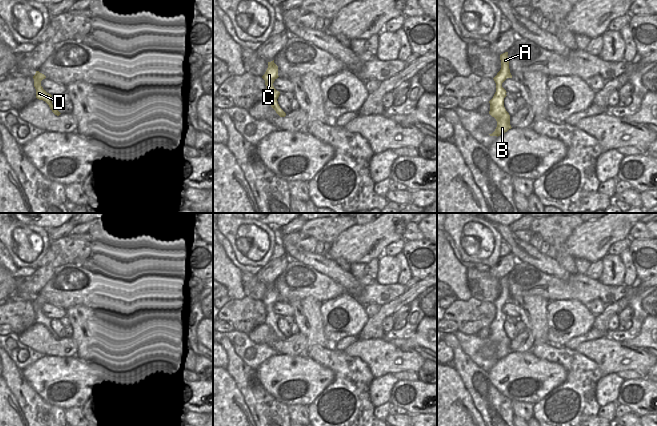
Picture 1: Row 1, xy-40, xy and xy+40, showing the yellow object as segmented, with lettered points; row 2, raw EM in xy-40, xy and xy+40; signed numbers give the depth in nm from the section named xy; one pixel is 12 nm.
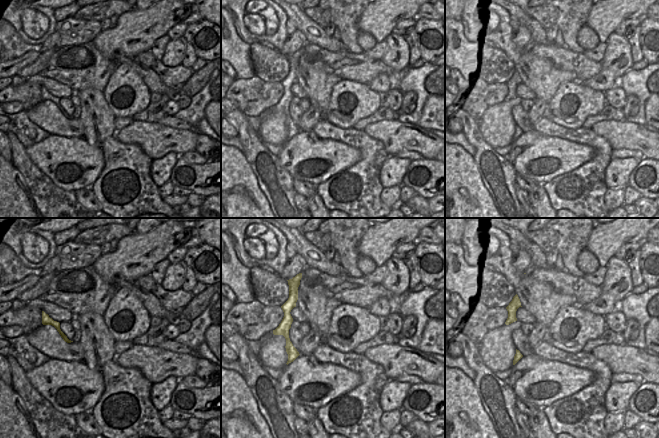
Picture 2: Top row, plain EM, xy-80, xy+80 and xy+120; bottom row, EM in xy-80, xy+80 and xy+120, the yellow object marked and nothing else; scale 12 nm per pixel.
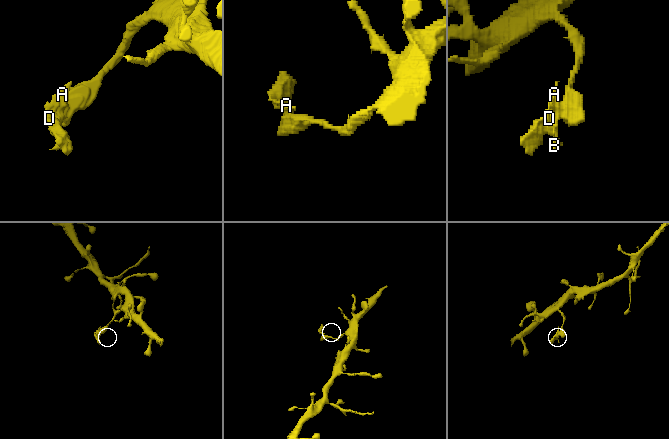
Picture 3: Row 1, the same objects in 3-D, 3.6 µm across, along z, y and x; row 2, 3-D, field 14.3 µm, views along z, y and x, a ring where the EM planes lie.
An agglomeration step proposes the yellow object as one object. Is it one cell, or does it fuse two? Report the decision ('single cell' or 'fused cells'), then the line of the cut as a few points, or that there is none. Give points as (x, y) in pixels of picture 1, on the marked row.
single cell | no cut

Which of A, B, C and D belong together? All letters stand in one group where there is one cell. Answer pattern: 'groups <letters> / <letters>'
groups A B C D

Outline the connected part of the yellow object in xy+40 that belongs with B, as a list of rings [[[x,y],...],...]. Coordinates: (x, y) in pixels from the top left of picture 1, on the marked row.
[[[508,52],[500,55],[501,69],[497,75],[493,78],[496,83],[496,92],[493,98],[489,101],[490,111],[489,114],[494,117],[497,121],[497,127],[490,136],[500,136],[511,129],[510,125],[510,115],[504,107],[504,98],[506,95],[506,90],[502,87],[502,83],[507,78],[512,78],[509,69]]]

